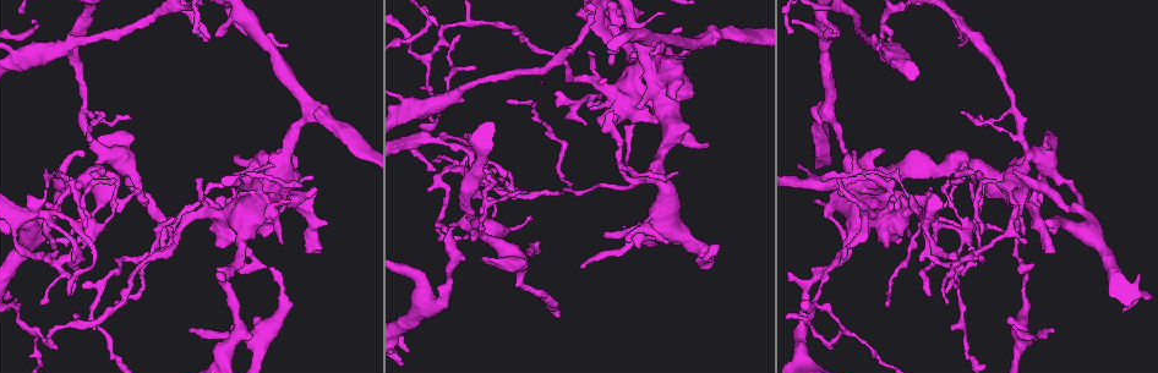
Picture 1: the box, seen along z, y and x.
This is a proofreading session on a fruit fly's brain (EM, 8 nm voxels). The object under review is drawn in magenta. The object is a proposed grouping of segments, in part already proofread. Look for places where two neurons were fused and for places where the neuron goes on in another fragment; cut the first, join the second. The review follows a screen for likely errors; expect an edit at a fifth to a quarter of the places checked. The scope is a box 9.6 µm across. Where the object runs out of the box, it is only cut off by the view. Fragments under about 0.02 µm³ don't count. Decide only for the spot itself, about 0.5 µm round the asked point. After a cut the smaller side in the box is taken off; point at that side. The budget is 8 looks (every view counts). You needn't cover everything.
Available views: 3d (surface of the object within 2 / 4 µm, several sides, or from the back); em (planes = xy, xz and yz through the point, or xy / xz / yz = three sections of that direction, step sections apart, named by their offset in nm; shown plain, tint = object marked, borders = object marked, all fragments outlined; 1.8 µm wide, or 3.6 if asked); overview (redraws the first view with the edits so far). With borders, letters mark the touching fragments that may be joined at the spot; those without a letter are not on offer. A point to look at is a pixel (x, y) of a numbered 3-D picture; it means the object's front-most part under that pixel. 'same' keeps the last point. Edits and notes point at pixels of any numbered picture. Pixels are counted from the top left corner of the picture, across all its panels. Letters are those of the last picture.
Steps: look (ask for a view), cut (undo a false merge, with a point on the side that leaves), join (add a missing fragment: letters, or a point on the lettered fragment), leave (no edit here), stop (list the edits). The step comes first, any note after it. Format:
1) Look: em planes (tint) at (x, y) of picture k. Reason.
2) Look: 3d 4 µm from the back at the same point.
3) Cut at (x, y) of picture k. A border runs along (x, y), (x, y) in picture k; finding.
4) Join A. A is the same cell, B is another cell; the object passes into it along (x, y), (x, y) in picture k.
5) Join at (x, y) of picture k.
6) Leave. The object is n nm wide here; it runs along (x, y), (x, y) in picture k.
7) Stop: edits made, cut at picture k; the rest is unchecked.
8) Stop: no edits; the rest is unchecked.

Look: 3d 4 µm at (703, 253) of picture 1. An open end.

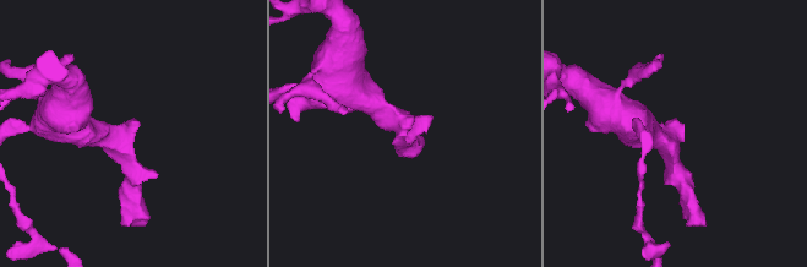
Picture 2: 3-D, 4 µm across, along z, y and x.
Look: em planes (borders) at (406, 128) of picture 2.

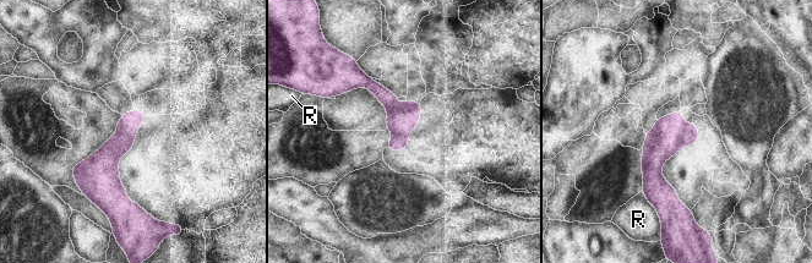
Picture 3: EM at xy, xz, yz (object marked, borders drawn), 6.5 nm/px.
Leave. The longest contact is with R, 190 nm; R is another cell; a border runs along (641, 191), (658, 213) in picture 3; none of them fits.

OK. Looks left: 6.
Look: em planes (borders) at (102, 232) of picture 1. Branch stops here.

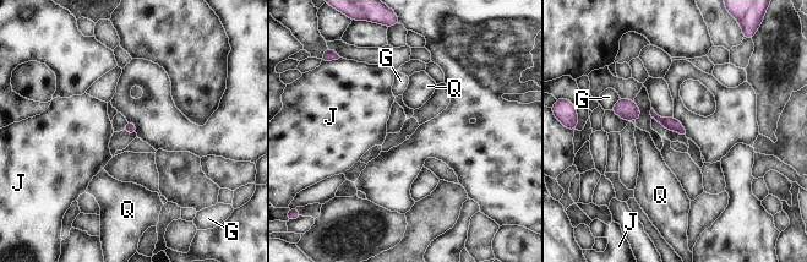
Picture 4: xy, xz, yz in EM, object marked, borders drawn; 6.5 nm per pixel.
Leave. G, J and Q are other cells; none of them fits.

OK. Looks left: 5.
Look: em planes (plain) at (596, 104) of picture 1. Thin end.

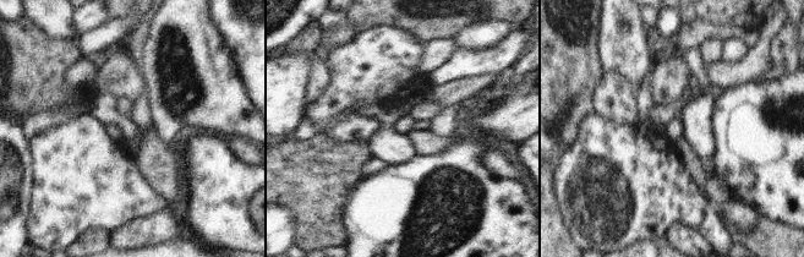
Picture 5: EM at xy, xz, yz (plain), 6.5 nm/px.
Look: em planes (borders) at the same point.

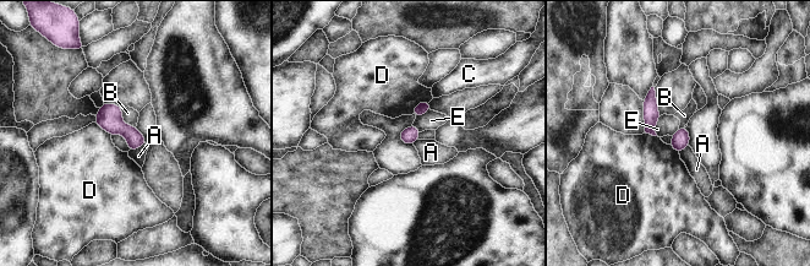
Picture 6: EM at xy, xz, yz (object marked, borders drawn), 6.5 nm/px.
Leave. A, B, C, D and E are other cells; a border runs along (146, 144), (129, 151) in picture 6; no lettered fragment goes on from it.

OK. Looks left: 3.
Stop: no edits; the rest is unchecked.

